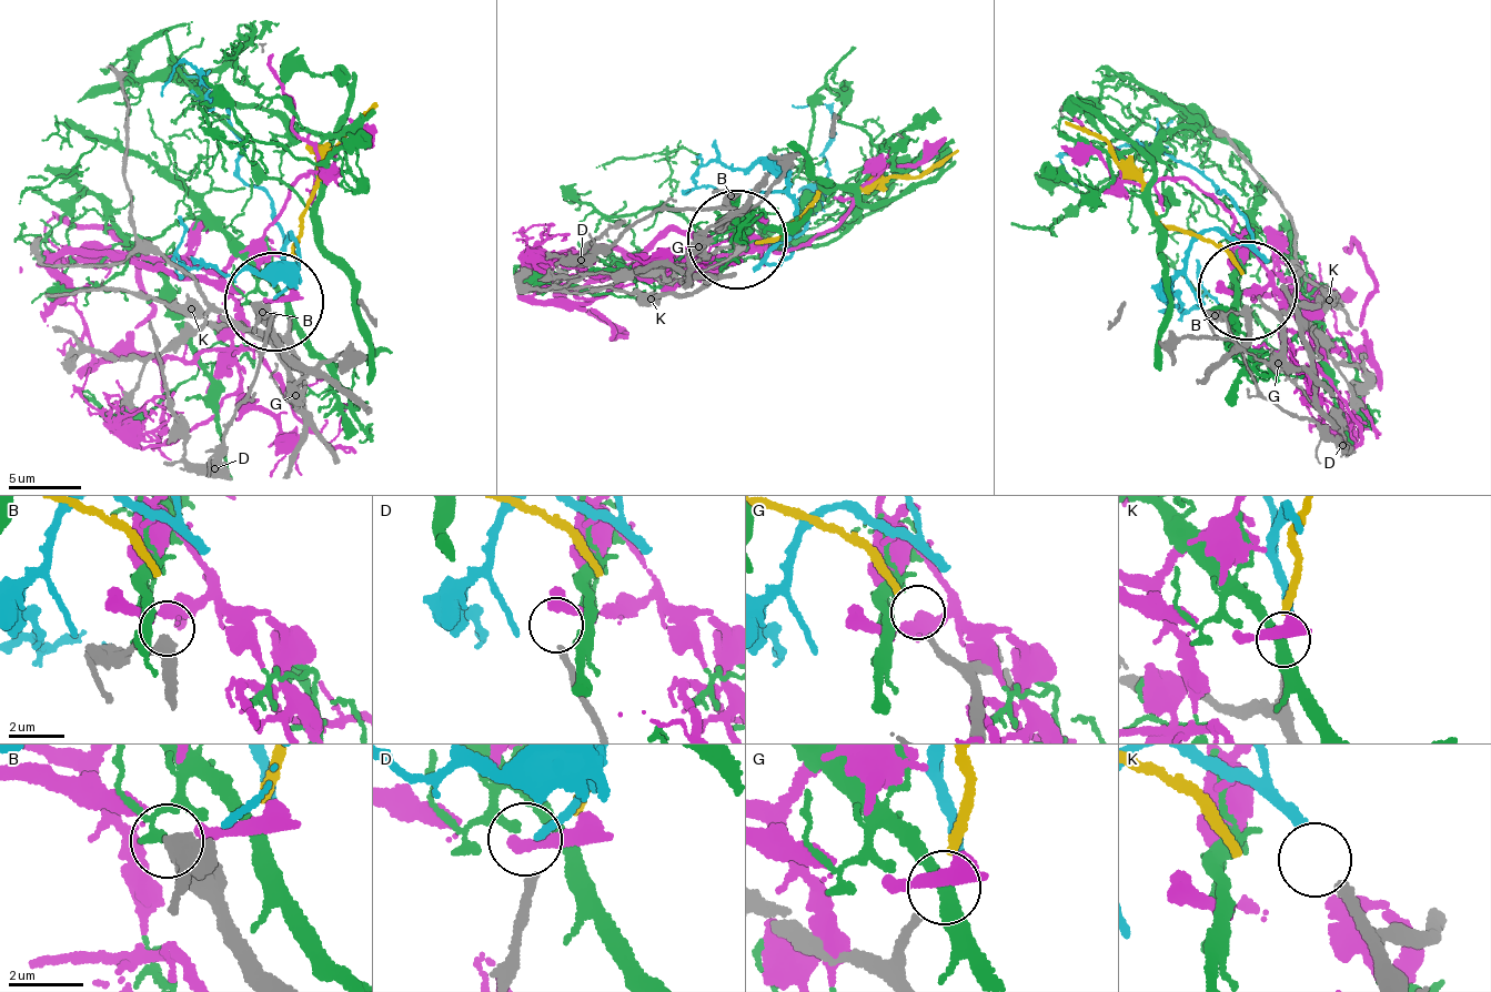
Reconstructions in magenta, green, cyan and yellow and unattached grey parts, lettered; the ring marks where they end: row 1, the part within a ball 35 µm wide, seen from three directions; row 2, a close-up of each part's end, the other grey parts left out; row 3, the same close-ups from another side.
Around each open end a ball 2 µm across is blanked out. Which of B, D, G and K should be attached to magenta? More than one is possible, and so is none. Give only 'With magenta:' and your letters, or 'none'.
With magenta: none

